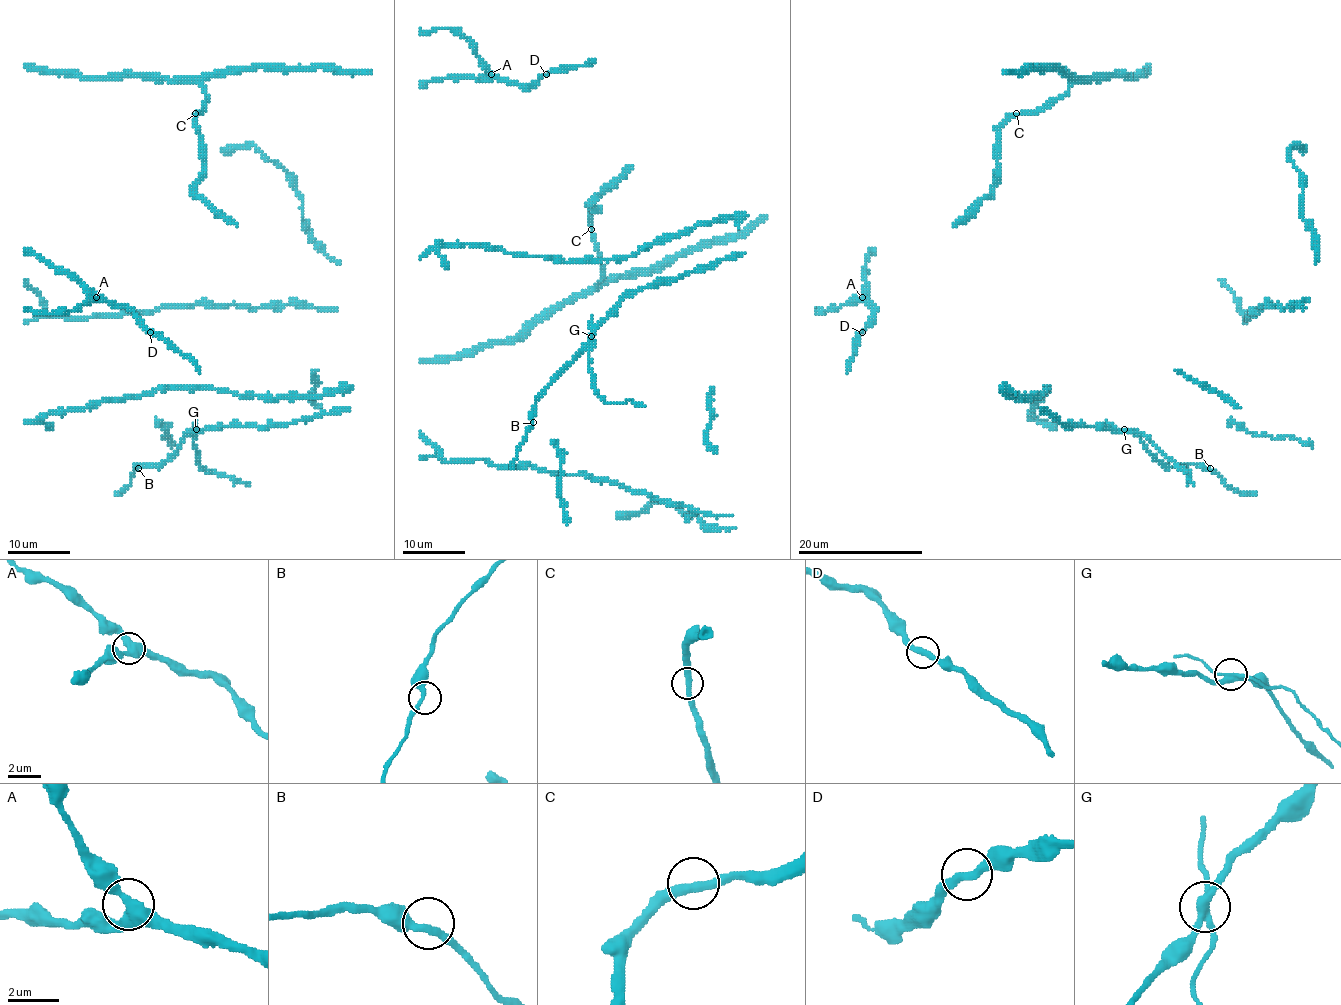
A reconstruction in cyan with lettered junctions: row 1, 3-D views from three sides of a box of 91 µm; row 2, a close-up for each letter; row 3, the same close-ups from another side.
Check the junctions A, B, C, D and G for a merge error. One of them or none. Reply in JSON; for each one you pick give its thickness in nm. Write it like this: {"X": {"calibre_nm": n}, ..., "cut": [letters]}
{"G": {"calibre_nm": 300}, "cut": ["G"]}

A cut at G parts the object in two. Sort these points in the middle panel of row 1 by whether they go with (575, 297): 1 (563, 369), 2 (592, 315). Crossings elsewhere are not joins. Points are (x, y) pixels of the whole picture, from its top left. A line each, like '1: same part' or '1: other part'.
1: same part
2: other part

